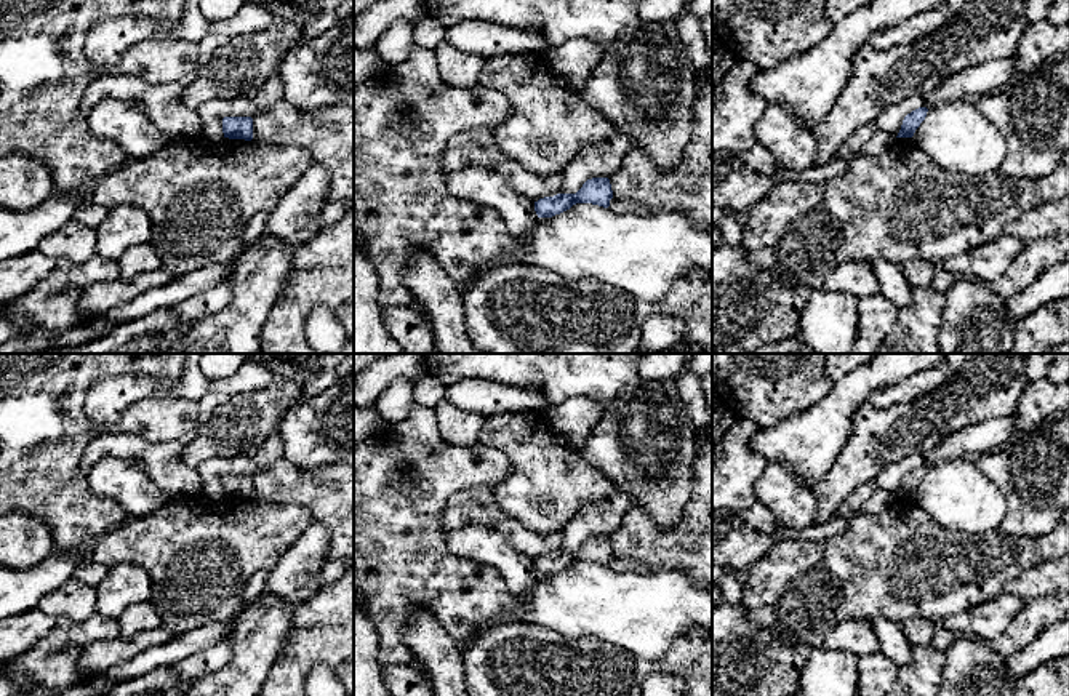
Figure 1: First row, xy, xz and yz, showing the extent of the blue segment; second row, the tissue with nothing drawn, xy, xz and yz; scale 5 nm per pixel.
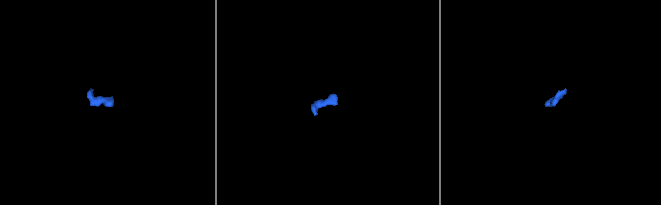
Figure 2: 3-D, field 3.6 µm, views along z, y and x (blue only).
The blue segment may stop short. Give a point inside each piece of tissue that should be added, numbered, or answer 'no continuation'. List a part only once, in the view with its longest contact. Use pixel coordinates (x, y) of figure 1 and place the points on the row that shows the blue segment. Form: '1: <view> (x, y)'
no continuation

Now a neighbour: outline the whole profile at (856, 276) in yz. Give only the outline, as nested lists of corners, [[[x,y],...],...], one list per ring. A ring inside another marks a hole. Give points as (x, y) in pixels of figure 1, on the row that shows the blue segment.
[[[863,259],[842,262],[824,282],[829,293],[851,293],[858,299],[880,293],[880,283],[872,270],[872,264]]]

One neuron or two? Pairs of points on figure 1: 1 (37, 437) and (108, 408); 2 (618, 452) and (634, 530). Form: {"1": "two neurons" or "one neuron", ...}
{"1": "two neurons", "2": "two neurons"}

